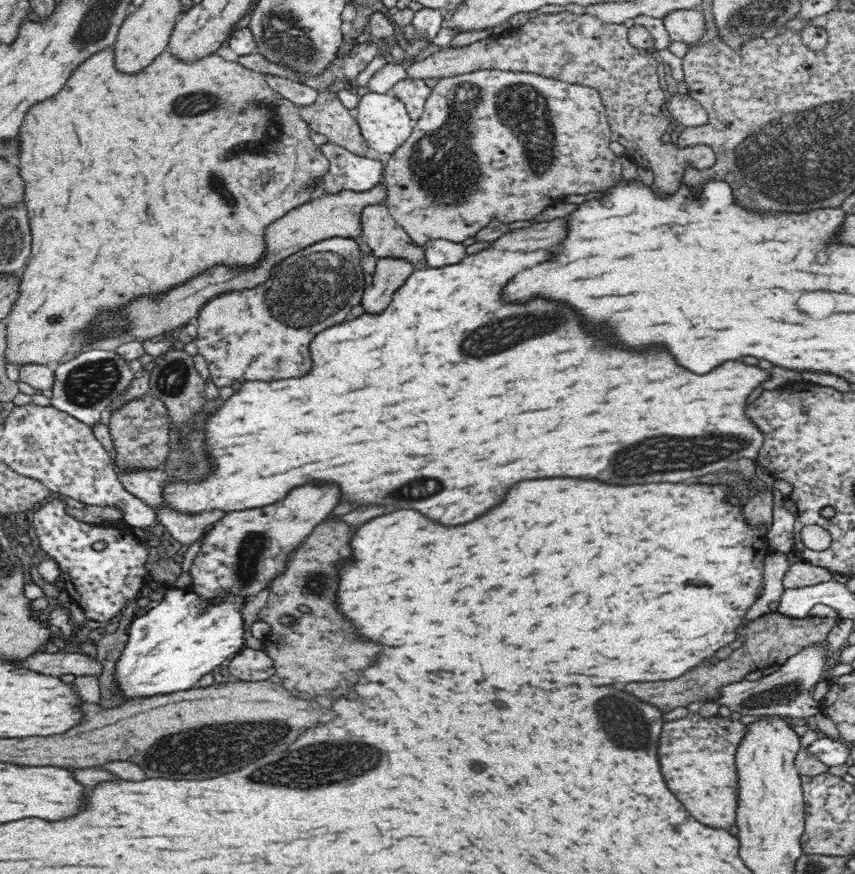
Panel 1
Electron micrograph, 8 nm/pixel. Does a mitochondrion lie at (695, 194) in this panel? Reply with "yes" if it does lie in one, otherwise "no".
no

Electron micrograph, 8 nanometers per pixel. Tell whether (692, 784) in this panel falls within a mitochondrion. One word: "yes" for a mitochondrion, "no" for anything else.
no

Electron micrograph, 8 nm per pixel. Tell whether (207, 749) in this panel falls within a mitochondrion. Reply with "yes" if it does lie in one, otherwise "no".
yes

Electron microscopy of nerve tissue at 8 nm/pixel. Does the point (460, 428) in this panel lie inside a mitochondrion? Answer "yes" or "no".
no

